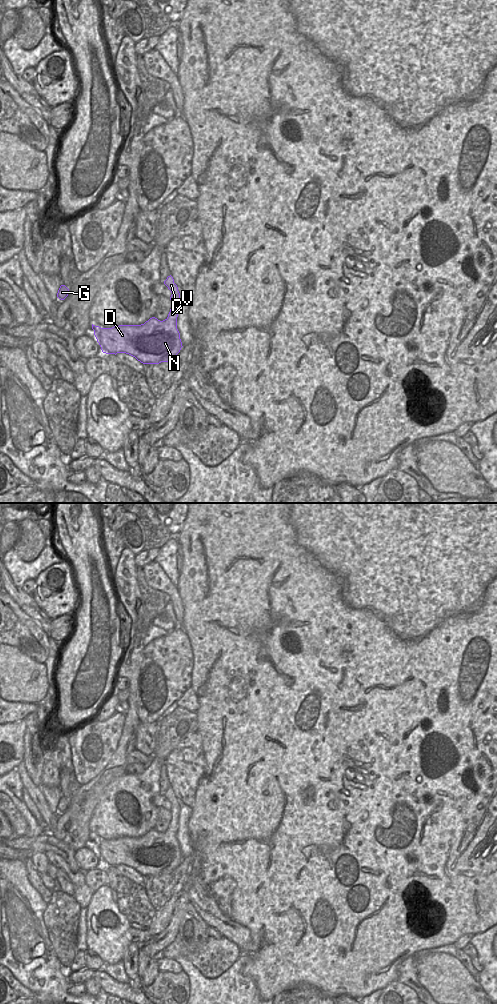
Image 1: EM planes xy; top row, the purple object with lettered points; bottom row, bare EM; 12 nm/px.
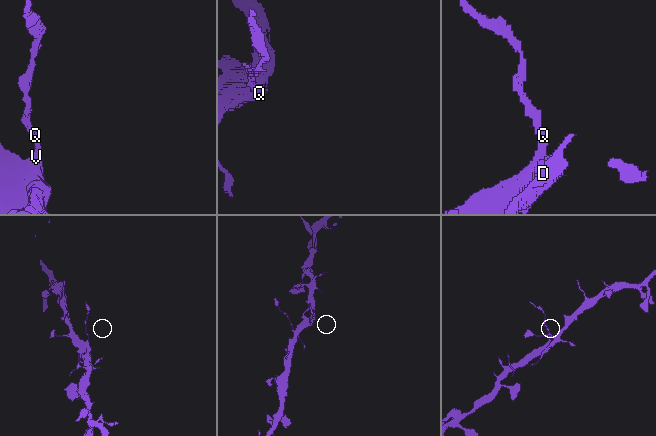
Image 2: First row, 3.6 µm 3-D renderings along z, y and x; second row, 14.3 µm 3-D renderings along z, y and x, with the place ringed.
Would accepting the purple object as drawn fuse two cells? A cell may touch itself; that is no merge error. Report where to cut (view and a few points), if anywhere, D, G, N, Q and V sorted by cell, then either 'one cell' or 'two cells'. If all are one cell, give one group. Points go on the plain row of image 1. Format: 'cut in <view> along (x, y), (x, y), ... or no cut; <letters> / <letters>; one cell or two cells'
cut in xy along (178, 803), (170, 810); D G N V / Q; two cells

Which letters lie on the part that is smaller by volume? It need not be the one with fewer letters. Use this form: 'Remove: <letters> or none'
Remove: Q.

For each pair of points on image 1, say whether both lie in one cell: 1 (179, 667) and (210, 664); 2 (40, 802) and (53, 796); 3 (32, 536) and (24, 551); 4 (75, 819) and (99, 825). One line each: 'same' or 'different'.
1: different
2: different
3: same
4: different

